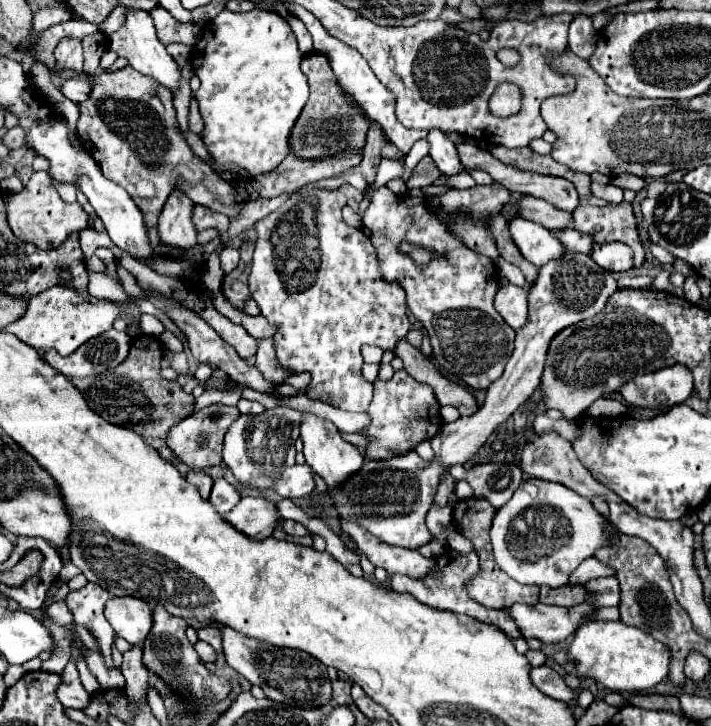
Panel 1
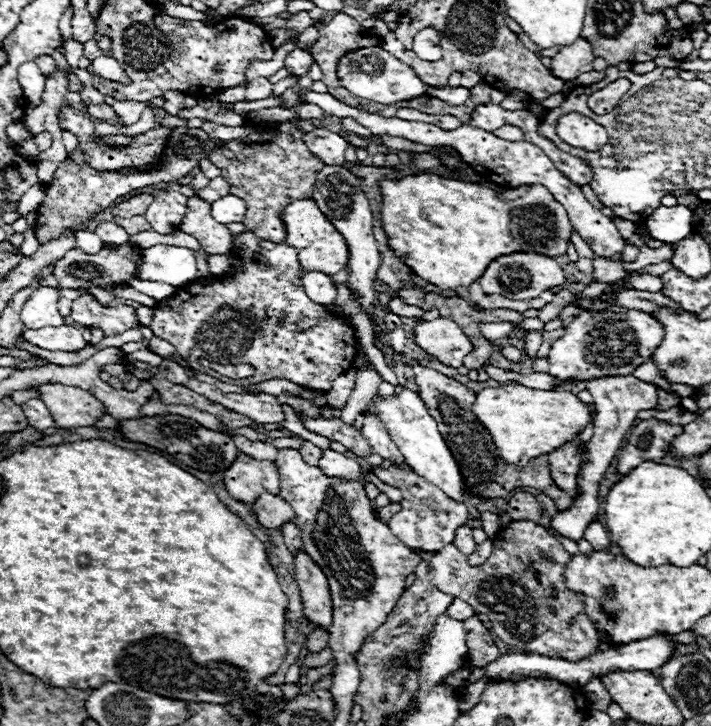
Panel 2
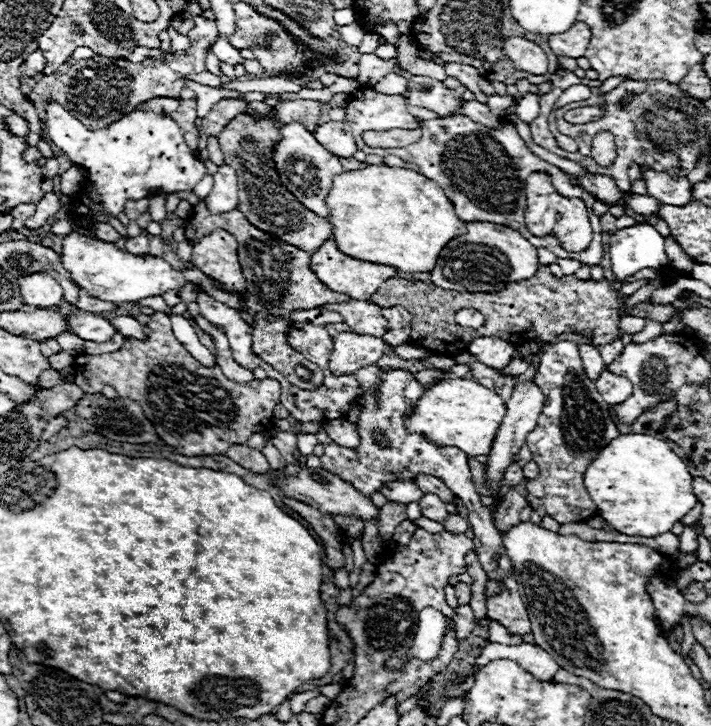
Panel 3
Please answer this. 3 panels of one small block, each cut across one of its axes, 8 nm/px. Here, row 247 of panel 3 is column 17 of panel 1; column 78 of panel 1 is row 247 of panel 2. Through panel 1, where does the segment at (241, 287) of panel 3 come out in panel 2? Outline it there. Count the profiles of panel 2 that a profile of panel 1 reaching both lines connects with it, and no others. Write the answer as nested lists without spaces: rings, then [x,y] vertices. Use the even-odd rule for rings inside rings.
[[[200,196],[188,198],[186,214],[178,230],[200,240],[208,254],[228,254],[232,248],[232,234],[224,224],[218,224],[210,216],[210,204]]]

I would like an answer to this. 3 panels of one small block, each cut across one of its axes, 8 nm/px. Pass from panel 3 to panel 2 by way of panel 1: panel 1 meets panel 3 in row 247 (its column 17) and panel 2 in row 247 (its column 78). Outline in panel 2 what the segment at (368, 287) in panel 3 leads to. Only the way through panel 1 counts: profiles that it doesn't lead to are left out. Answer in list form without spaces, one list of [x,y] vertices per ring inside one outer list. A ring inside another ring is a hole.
[[[312,198],[294,200],[282,210],[282,220],[286,226],[286,244],[294,246],[298,252],[298,262],[304,270],[316,270],[324,274],[336,274],[346,268],[348,248],[346,240],[332,226],[332,222],[320,212]]]

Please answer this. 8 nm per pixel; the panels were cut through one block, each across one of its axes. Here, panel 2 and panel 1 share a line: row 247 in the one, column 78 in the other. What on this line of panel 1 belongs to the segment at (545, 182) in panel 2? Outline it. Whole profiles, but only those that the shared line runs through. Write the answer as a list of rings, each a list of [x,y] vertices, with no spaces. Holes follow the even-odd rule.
[[[88,582],[84,588],[68,592],[64,602],[68,604],[68,608],[74,616],[74,622],[88,628],[92,632],[92,636],[96,638],[106,666],[114,668],[112,658],[110,658],[110,648],[112,648],[116,634],[104,616],[104,604],[108,598],[110,598],[110,594],[104,588]]]

